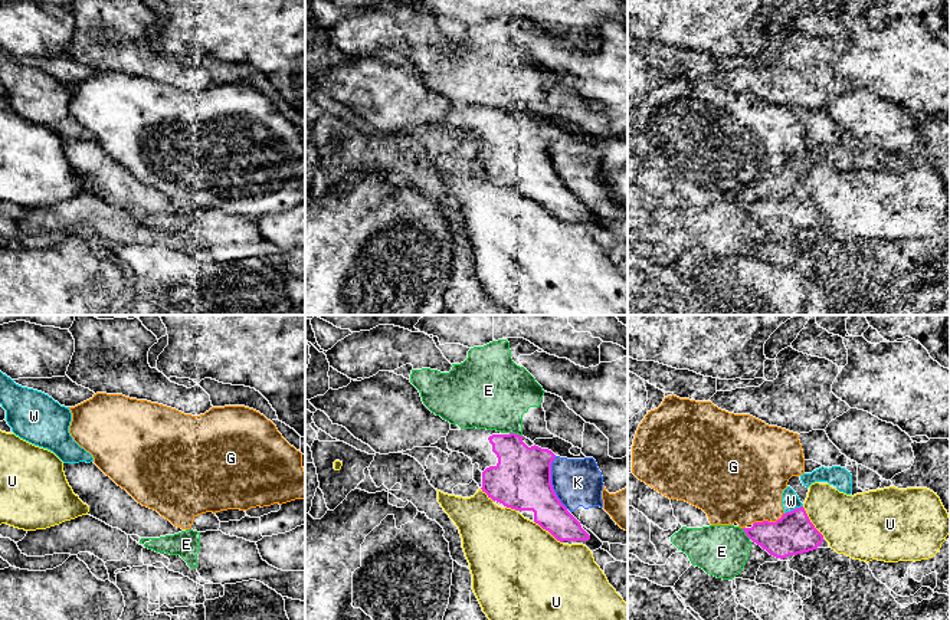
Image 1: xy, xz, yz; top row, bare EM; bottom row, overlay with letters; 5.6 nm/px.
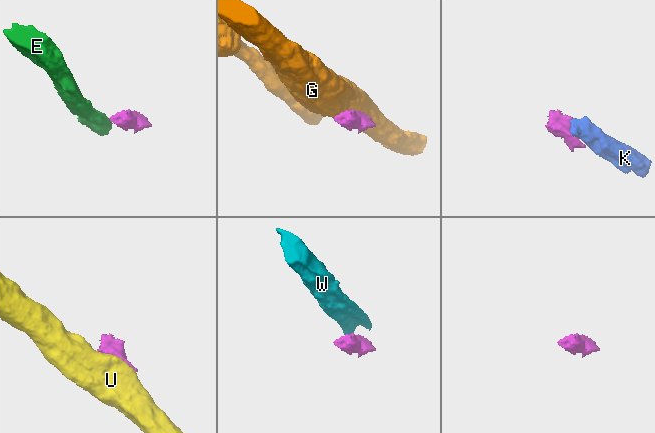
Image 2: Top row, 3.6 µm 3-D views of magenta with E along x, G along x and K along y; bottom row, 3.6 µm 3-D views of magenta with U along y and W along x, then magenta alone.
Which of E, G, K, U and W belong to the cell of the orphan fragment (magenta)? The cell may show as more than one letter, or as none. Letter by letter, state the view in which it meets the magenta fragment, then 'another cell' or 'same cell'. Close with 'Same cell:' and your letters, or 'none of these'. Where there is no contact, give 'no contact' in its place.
E: contact in xz; another cell
G: contact in yz; another cell
K: contact in xz; another cell
U: contact in yz; another cell
W: contact in yz; another cell
Same cell: none of these

